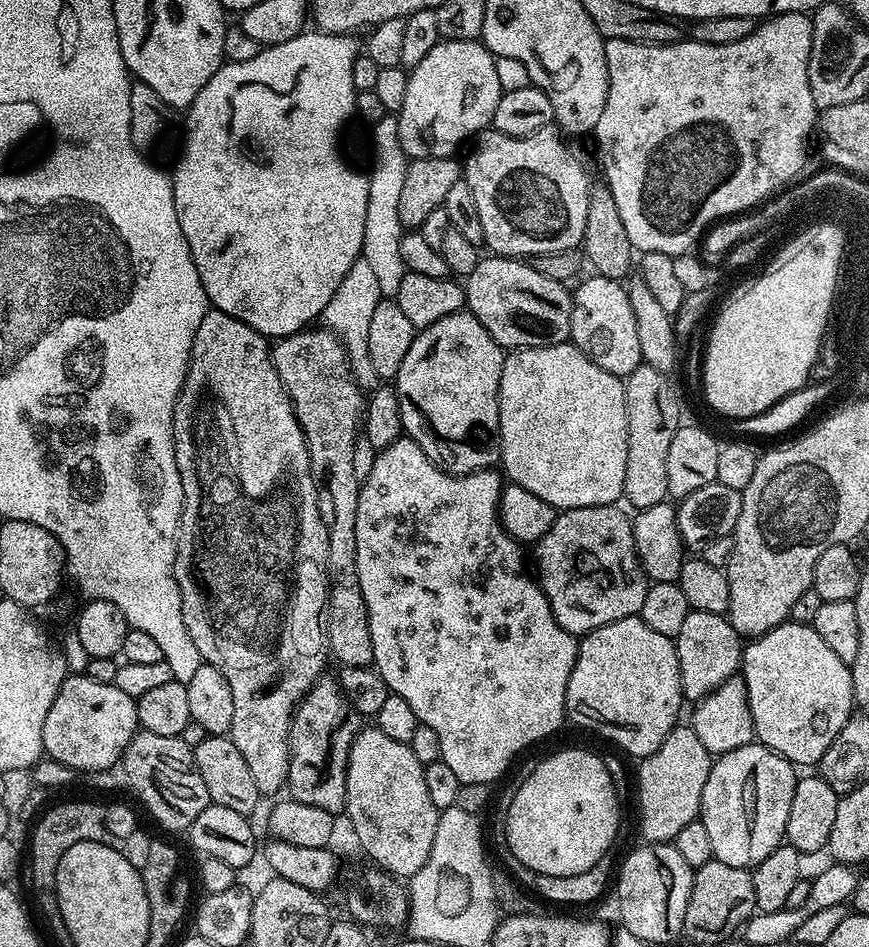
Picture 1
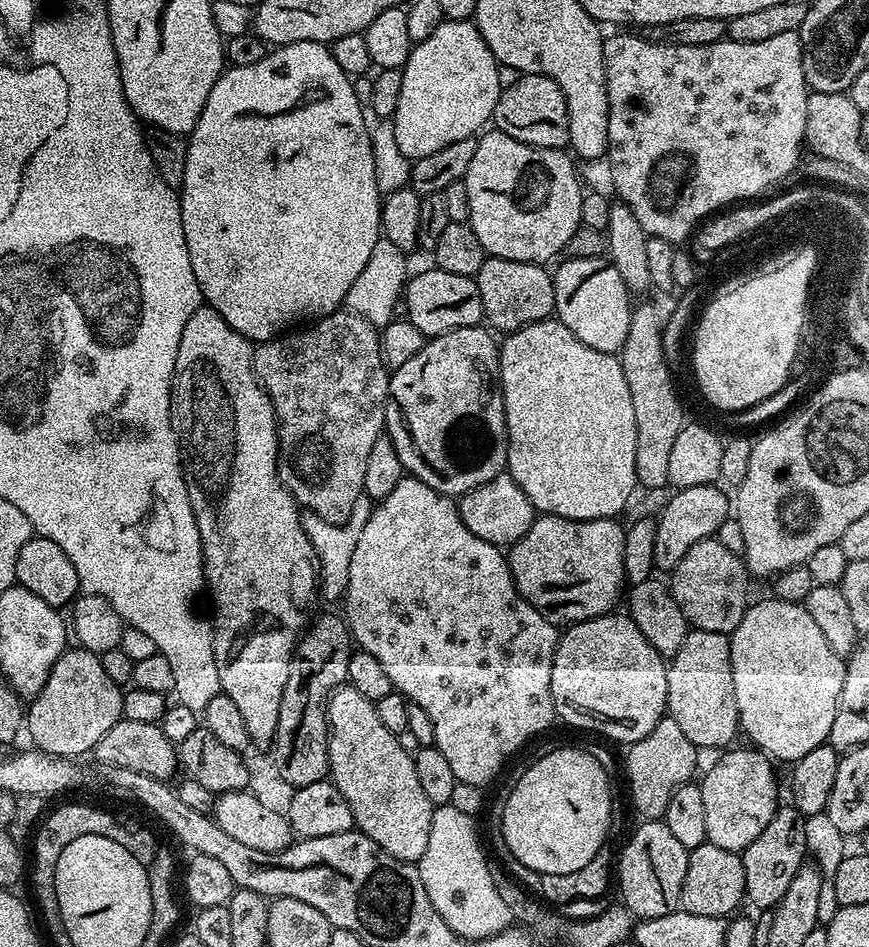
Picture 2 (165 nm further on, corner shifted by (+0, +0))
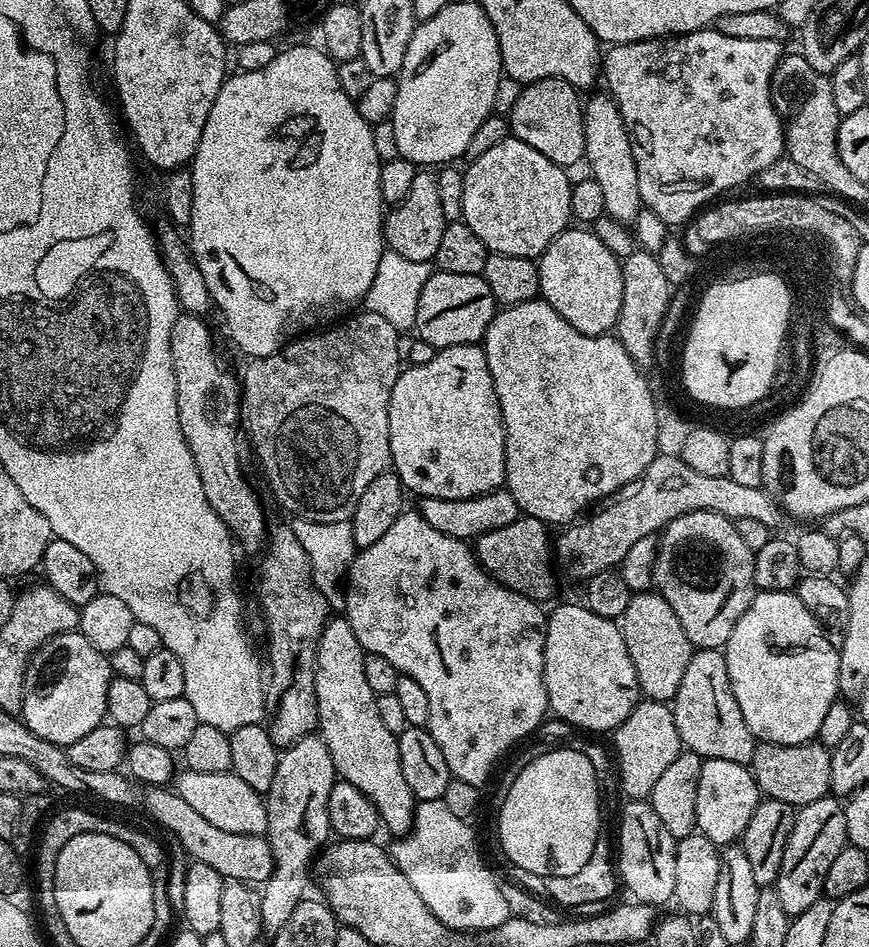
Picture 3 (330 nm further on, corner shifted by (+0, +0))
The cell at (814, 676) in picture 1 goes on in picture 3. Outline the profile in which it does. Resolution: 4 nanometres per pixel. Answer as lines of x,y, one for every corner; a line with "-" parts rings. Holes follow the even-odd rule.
757,591
722,651
732,693
757,741
806,744
819,737
822,718
838,700
840,654
795,591

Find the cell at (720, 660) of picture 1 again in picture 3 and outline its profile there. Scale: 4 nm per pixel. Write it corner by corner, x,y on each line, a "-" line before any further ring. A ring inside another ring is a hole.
714,648
693,651
690,666
686,666
686,674
682,674
682,686
678,686
678,694
670,707
678,726
680,743
687,751
695,752
704,760
726,759
751,765
758,741
746,726
738,698
732,693
723,651

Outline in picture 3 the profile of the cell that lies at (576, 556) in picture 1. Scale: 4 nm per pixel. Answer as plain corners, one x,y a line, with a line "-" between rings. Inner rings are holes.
521,515
520,519
515,520
514,522
510,522
510,526
502,526
502,530
494,530
493,532
487,532
486,534
482,534
481,536
477,536
474,541
474,551
476,554
476,561
480,563
484,567
484,569
491,574
493,578
495,578
500,584
505,584
510,590
514,590
515,592
521,592
523,596
528,596
531,600
537,602
545,602
544,600
548,600
552,596
552,587
555,586
556,580
552,577
552,568
554,572
554,548
550,543
550,536
548,540
548,532
549,529
540,521
538,518
534,518
533,516

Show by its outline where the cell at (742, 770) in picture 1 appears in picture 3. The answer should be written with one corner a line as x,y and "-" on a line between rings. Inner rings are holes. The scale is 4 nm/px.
726,759
704,760
698,778
697,829
718,846
735,845
743,837
761,799
760,788
747,765

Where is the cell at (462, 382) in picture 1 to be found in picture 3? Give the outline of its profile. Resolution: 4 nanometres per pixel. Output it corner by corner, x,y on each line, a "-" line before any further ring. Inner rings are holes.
463,344
462,346
450,346
439,349
430,362
413,364
401,371
398,382
394,382
390,394
390,406
388,407
388,425
390,426
390,454
392,455
391,467
394,469
400,481
404,483
409,493
417,492
417,497
433,496
434,498
474,498
487,492
492,492
504,484
504,471
506,470
506,458
504,457
504,419
500,413
500,400
496,396
496,387
490,374
490,366
486,362
486,354
480,344

